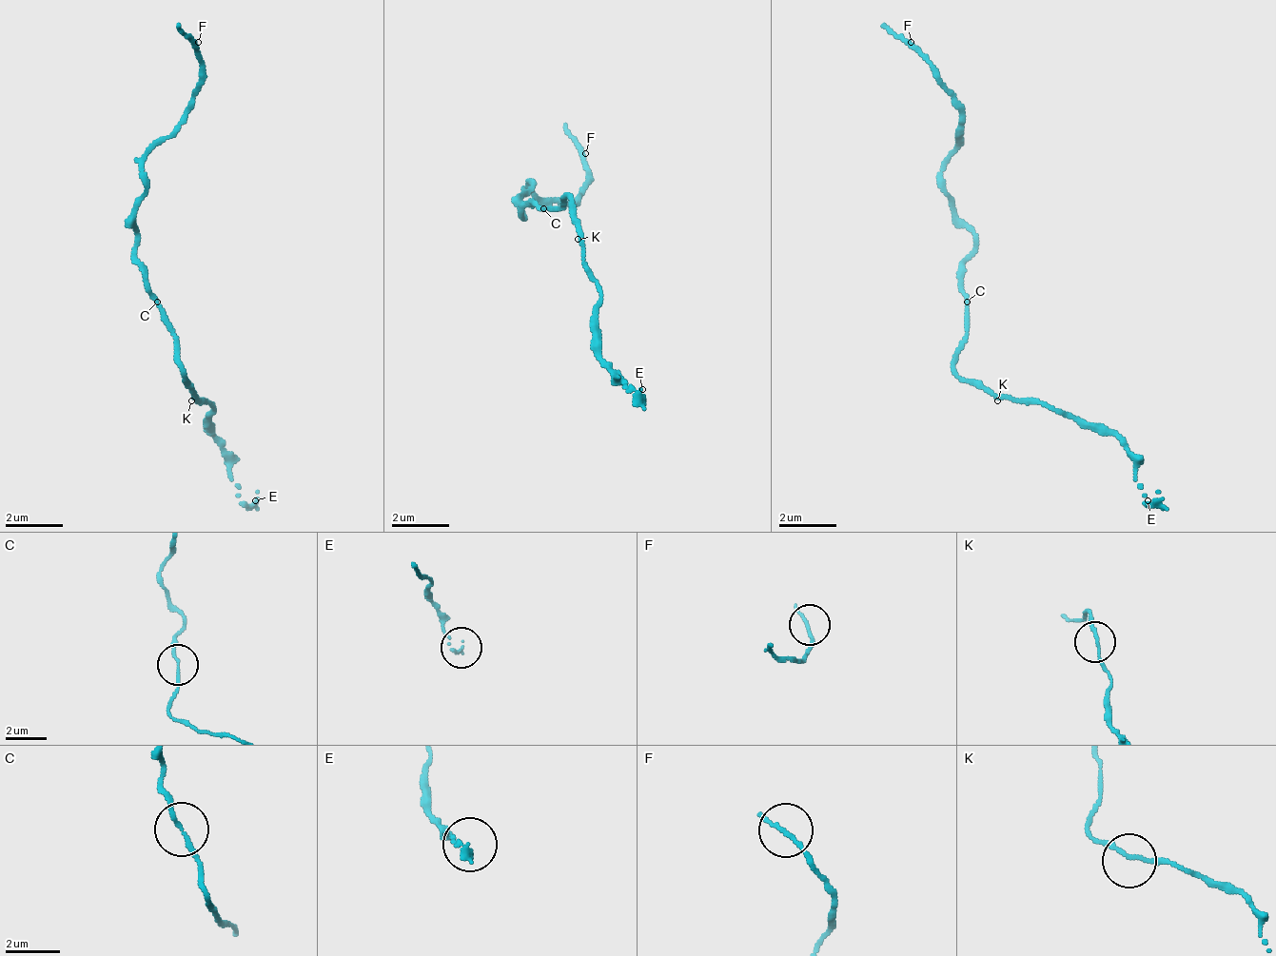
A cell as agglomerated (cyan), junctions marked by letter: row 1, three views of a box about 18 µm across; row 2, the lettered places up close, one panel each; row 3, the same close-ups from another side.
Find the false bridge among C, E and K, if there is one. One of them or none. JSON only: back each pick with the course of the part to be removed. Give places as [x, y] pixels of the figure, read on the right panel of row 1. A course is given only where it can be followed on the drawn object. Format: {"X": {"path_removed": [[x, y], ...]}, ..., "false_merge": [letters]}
{"false_merge": []}

